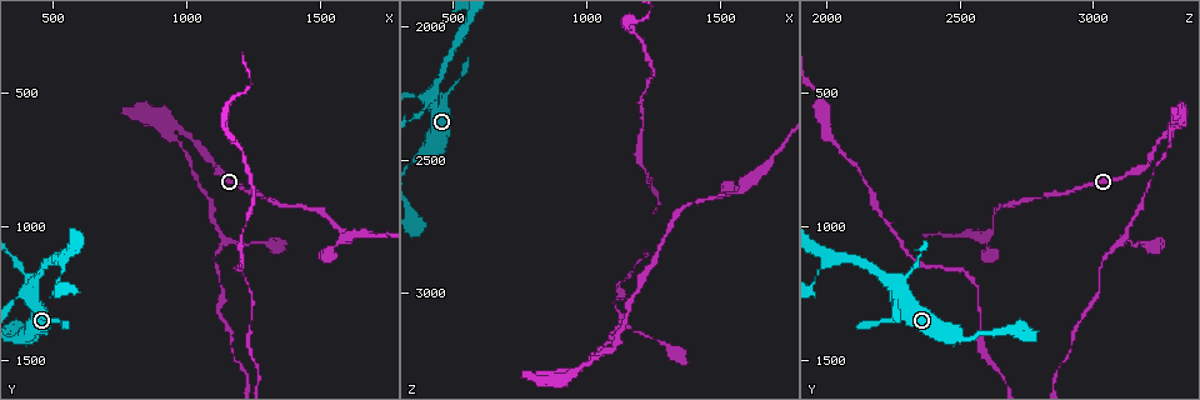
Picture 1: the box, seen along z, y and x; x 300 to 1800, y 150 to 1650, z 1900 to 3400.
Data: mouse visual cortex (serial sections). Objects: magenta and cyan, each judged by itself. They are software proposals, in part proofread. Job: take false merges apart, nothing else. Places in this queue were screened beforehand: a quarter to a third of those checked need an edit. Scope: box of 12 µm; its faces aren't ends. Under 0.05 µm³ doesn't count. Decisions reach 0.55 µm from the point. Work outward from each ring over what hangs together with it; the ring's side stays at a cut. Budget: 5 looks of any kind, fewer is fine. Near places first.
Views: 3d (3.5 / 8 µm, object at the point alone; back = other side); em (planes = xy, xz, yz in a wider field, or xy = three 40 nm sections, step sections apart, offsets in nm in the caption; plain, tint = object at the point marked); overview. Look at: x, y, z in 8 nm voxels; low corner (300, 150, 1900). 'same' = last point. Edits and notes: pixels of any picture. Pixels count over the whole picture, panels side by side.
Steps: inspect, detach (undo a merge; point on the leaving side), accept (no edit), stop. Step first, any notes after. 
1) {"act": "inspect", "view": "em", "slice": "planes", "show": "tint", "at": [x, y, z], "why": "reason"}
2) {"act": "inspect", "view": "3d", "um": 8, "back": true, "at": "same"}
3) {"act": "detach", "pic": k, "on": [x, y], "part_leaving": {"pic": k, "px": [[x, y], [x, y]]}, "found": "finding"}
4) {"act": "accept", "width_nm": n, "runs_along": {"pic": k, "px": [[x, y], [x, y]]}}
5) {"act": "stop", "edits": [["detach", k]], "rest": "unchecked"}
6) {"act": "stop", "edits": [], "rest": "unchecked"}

{"act": "inspect", "view": "3d", "um": 3.5, "at": [400, 1220, 2290]}

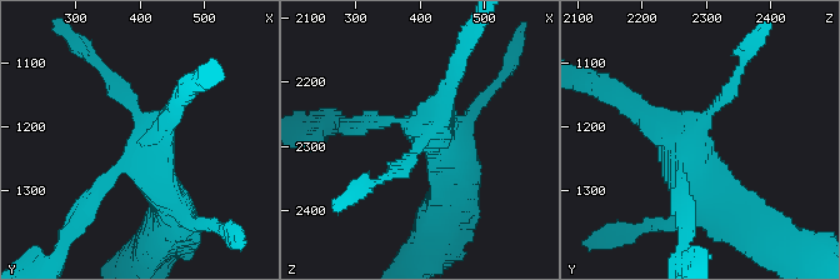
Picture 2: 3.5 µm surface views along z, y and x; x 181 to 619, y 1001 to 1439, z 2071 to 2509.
{"act": "inspect", "view": "em", "slice": "xy", "step": 3, "show": "tint", "at": [400, 1215, 2280], "why": "need the tissue"}

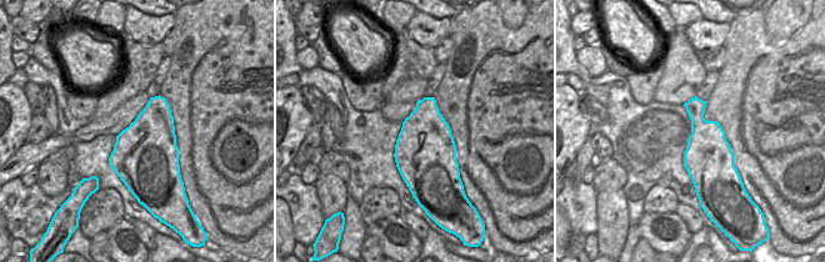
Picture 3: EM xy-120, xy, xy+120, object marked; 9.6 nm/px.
{"act": "accept", "arms": 4, "arm_widths_nm": [150, 200, 250, 500], "runs_along": {"pic": 2, "px": [[733, 221], [660, 125], [628, 105]]}, "found": "continuous, no second cell"}

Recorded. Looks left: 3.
{"act": "inspect", "view": "3d", "um": 8, "at": [960, 630, 3310], "why": "sharp bend"}

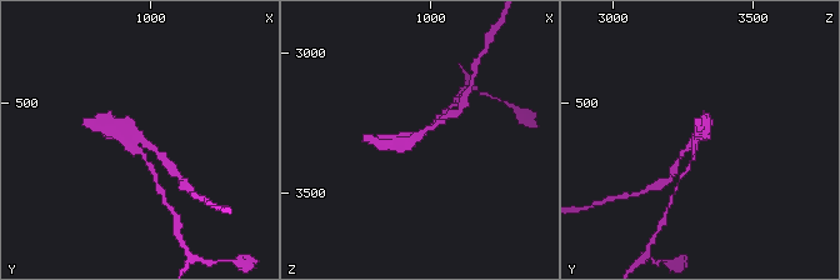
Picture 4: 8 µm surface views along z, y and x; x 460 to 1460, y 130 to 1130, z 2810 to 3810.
{"act": "inspect", "view": "em", "slice": "xy", "step": 1, "show": "tint", "at": [950, 620, 3300], "arms": 3, "arm_widths_nm": [150, 200, 500]}

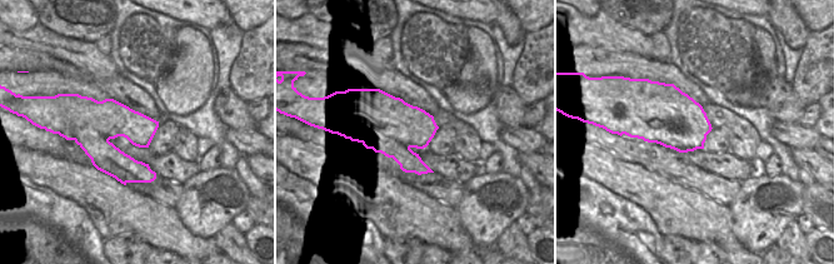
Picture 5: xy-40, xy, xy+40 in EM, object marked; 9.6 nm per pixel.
{"act": "detach", "pic": 4, "on": [149, 164], "border": {"pic": 5, "px": [[75, 113], [78, 132], [109, 139]]}, "found": "two cells meet here"}

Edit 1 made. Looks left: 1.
{"act": "stop", "edits": [["detach", 4]], "rest": "unchecked"}

